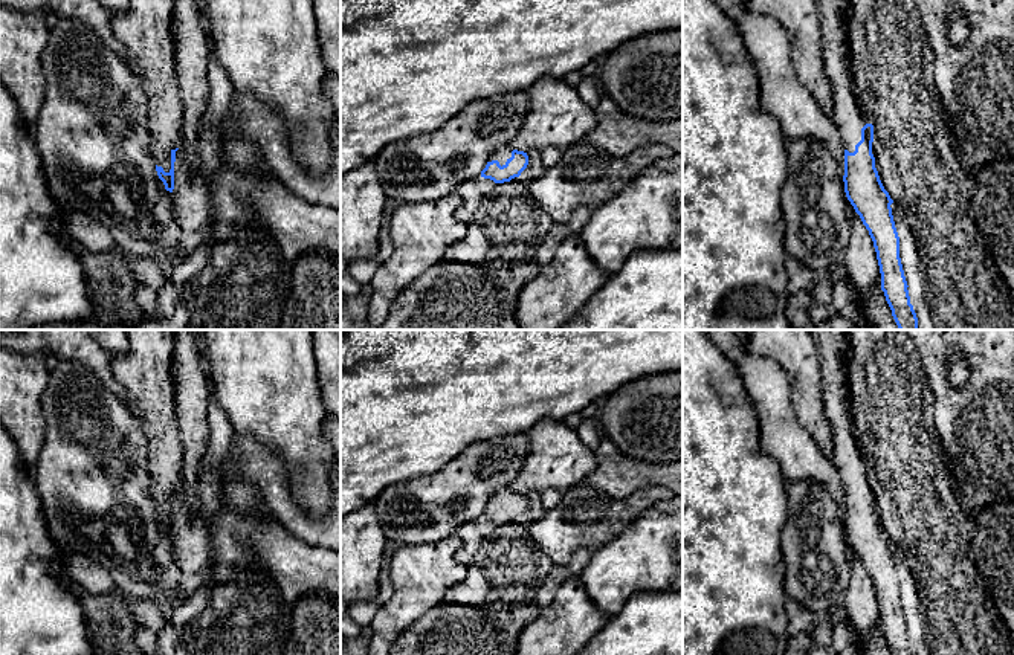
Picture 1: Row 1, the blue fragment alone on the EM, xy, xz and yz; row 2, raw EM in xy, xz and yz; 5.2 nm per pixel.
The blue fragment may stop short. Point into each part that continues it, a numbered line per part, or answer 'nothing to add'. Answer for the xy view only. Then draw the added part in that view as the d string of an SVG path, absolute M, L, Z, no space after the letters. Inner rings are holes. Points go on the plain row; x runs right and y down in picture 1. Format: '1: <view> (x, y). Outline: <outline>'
1: xy (147, 374). Outline: M124 330L128 351L124 356L110 356L113 377L124 386L128 398L125 406L137 418L145 432L150 453L151 492L156 507L165 515L171 511L171 493L188 484L183 475L183 446L179 432L176 409L176 386L173 353L177 330Z

